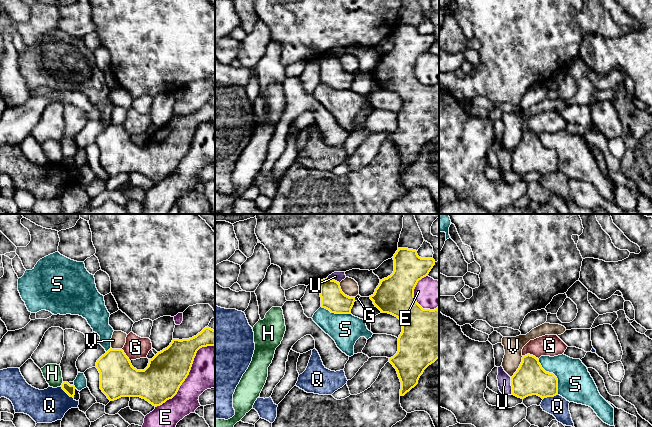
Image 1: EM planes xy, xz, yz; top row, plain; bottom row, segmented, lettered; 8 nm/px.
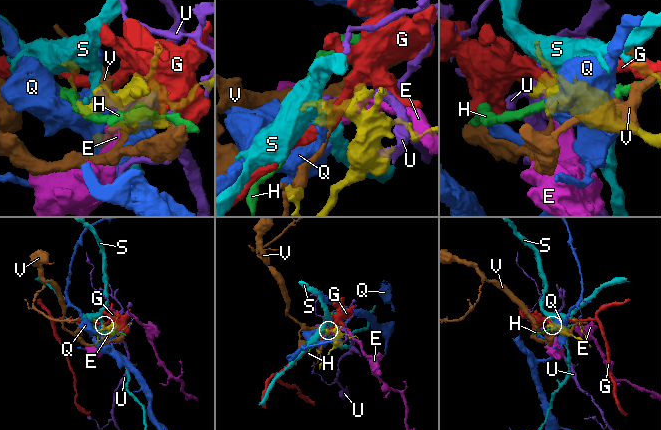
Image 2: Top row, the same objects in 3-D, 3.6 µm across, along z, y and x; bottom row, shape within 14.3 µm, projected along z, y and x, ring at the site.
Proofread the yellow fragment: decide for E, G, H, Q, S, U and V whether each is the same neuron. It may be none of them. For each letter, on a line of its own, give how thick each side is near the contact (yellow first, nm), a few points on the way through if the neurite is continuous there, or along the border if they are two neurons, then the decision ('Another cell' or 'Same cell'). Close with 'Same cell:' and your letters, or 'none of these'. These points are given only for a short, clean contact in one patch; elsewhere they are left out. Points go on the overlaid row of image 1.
E: Thickness 320 nm (yellow) against 340 nm. Another cell
G: Thickness 260 nm (yellow) against 180 nm. Boundary: yz (523, 355), (530, 354), (538, 358). Another cell
H: Thickness 80 nm (yellow) against 150 nm. Boundary: xy (63, 382), (60, 385). Another cell
Q: Thickness 260 nm (yellow) against 160 nm. Another cell
S: Thickness 260 nm (yellow) against 280 nm. Another cell
U: Thickness 260 nm (yellow) against 110 nm. Another cell
V: Thickness 260 nm (yellow) against 150 nm. Another cell
Same cell: none of these

